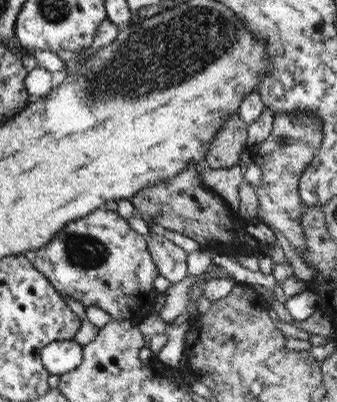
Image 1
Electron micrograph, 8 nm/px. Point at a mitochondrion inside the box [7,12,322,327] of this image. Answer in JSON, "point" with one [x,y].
{"point":[84,251]}

